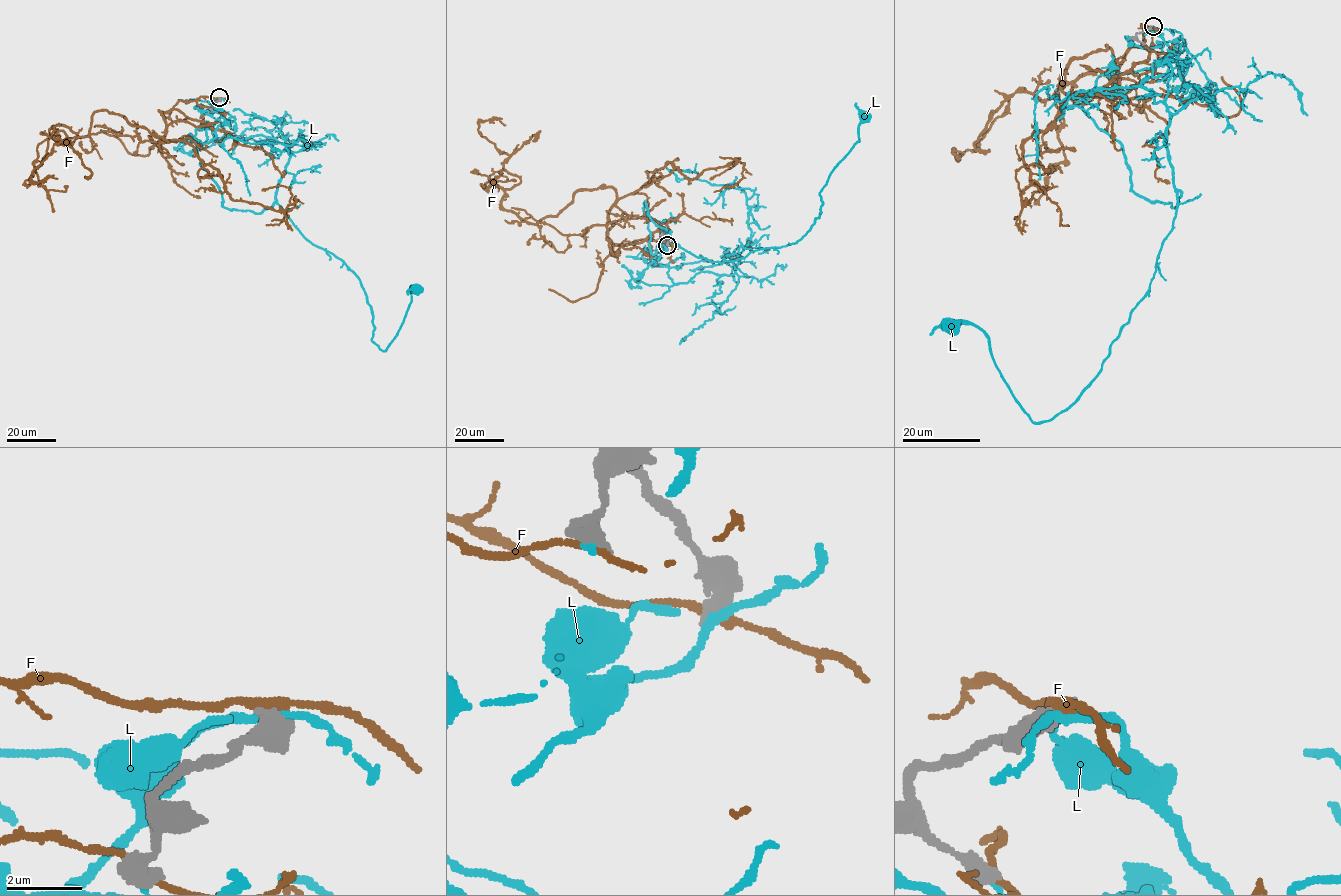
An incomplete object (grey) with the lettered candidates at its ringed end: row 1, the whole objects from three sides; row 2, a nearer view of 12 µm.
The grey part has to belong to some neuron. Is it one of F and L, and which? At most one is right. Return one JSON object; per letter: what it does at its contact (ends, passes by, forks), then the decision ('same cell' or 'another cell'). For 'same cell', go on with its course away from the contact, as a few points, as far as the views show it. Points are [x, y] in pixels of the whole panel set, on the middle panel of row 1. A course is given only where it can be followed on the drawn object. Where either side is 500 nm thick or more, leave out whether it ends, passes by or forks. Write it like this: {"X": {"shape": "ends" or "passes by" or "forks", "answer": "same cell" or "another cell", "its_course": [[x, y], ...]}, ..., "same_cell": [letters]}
{"F": {"shape": "passes by", "answer": "another cell"}, "L": {"answer": "another cell"}, "same_cell": []}

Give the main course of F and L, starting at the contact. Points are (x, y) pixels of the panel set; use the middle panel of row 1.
F: (667, 244), (607, 239), (609, 187), (535, 224), (506, 211), (520, 179), (478, 131), (505, 125)
L: (667, 244), (650, 257), (645, 201), (678, 244), (721, 264), (798, 241), (865, 117)

